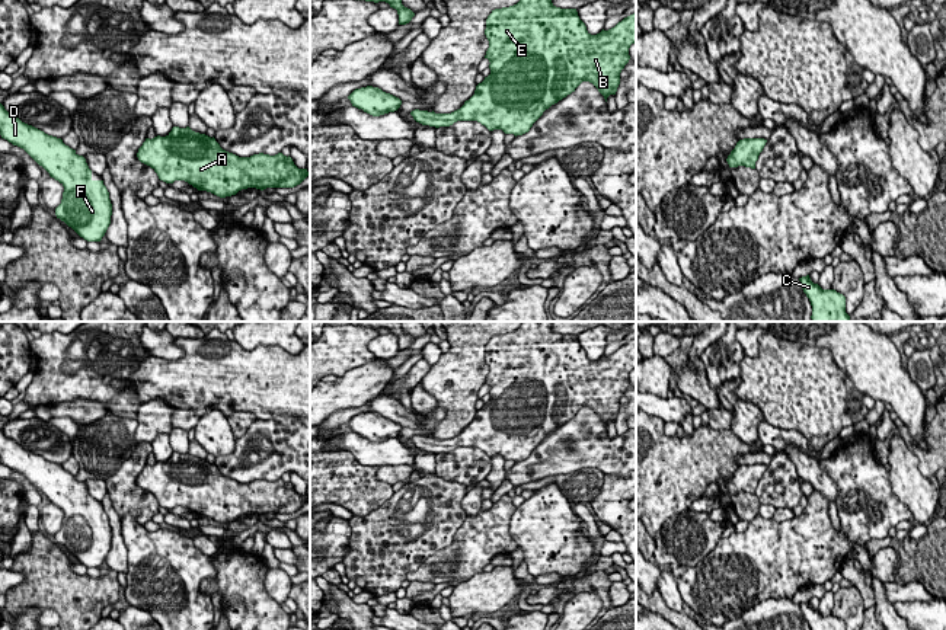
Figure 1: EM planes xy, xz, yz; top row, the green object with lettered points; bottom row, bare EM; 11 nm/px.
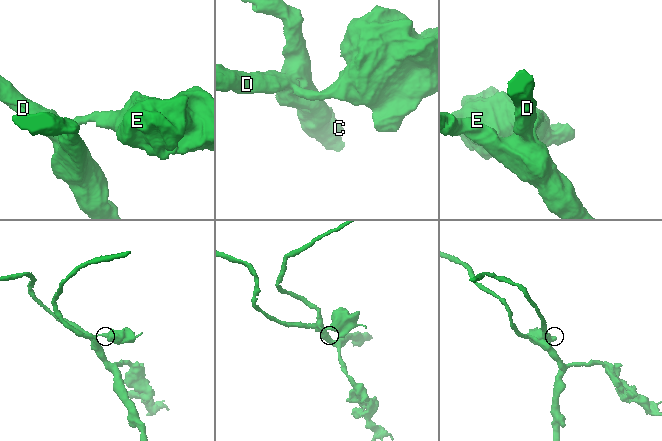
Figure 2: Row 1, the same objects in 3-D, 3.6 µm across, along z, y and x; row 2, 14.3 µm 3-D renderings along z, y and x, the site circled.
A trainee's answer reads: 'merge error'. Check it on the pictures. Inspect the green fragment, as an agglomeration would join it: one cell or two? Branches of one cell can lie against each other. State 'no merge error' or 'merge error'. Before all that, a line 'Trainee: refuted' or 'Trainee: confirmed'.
Trainee: refuted
no merge error

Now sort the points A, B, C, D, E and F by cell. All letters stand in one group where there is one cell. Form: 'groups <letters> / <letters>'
groups A B C D E F

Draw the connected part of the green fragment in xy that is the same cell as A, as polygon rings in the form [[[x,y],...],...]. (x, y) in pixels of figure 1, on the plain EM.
[[[173,452],[166,463],[146,464],[137,483],[166,509],[185,506],[198,517],[220,524],[247,514],[294,514],[310,502],[290,482],[259,479],[239,483],[223,476],[214,463],[195,458],[189,452]]]

